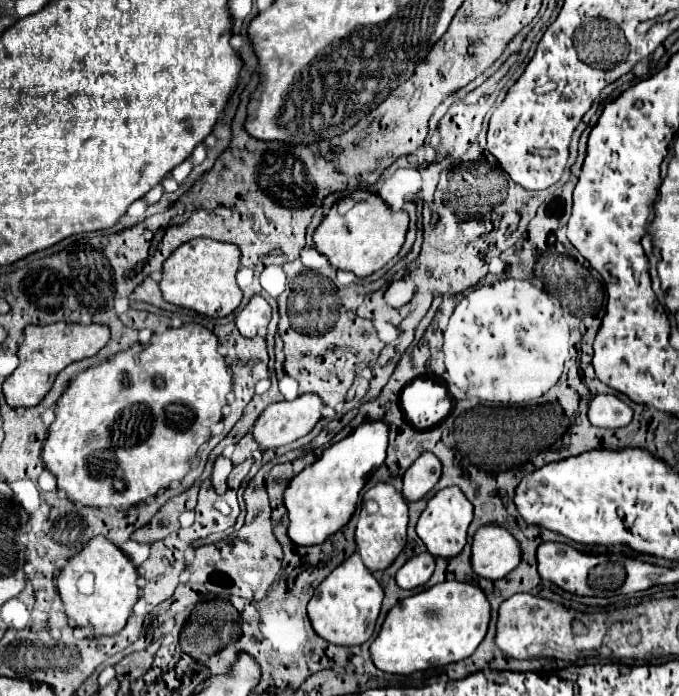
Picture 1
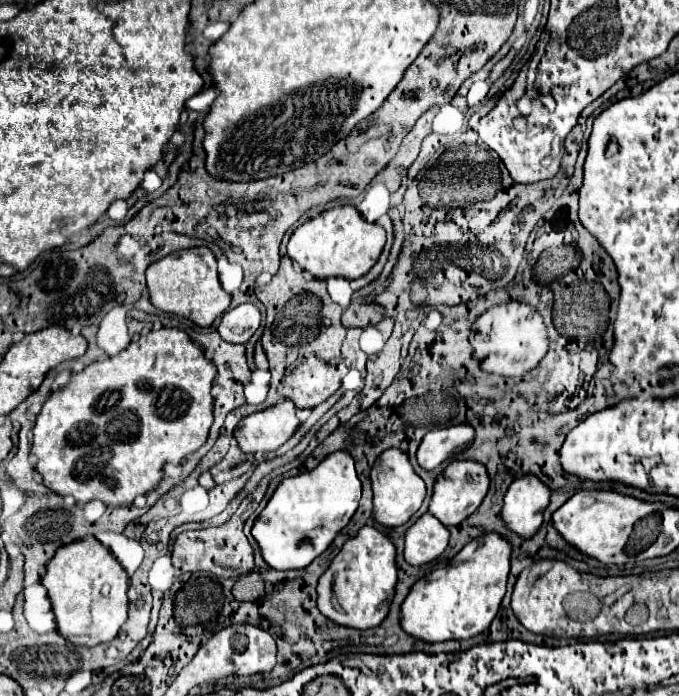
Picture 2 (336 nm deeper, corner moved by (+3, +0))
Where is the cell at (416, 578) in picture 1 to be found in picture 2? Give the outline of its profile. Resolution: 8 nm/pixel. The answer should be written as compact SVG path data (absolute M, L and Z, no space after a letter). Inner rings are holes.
M425 513L405 533L405 561L413 567L441 557L449 541L449 529L443 527L435 517Z

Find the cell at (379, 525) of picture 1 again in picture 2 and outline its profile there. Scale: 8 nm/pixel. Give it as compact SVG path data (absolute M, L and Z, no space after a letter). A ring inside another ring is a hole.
M387 449L379 455L371 469L371 483L373 483L373 519L383 527L405 525L421 507L425 497L423 479L413 471L409 457L399 449Z

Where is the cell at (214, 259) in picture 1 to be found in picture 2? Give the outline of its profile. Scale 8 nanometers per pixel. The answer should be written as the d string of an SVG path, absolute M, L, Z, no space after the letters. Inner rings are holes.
M205 247L179 251L175 255L163 257L161 261L155 261L147 269L147 289L151 295L151 303L157 309L187 317L199 327L209 327L231 305L231 295L225 293L219 283L217 259Z

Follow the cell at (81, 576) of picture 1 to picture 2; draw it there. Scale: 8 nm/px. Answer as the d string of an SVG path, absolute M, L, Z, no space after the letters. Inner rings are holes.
M85 537L59 547L47 565L41 583L49 593L59 633L73 645L95 647L107 643L119 633L127 619L129 575L111 551L95 537Z

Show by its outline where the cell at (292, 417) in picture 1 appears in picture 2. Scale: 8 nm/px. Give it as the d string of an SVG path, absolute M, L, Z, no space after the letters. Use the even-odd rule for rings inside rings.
M283 401L265 411L243 417L235 429L235 439L243 453L277 451L297 431L297 407L293 401Z

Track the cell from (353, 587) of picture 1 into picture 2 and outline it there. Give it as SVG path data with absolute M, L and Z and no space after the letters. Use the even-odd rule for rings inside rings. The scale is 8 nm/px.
M365 525L341 547L339 555L321 575L317 585L317 609L337 625L351 629L371 629L385 619L395 593L395 583L397 567L393 543L375 527Z

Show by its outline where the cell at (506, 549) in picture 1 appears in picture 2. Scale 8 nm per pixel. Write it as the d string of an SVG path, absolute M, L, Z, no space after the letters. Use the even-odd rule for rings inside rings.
M515 479L515 483L511 483L505 493L501 519L513 535L523 541L531 539L543 523L543 509L547 507L547 503L549 491L547 487L543 487L541 479Z

